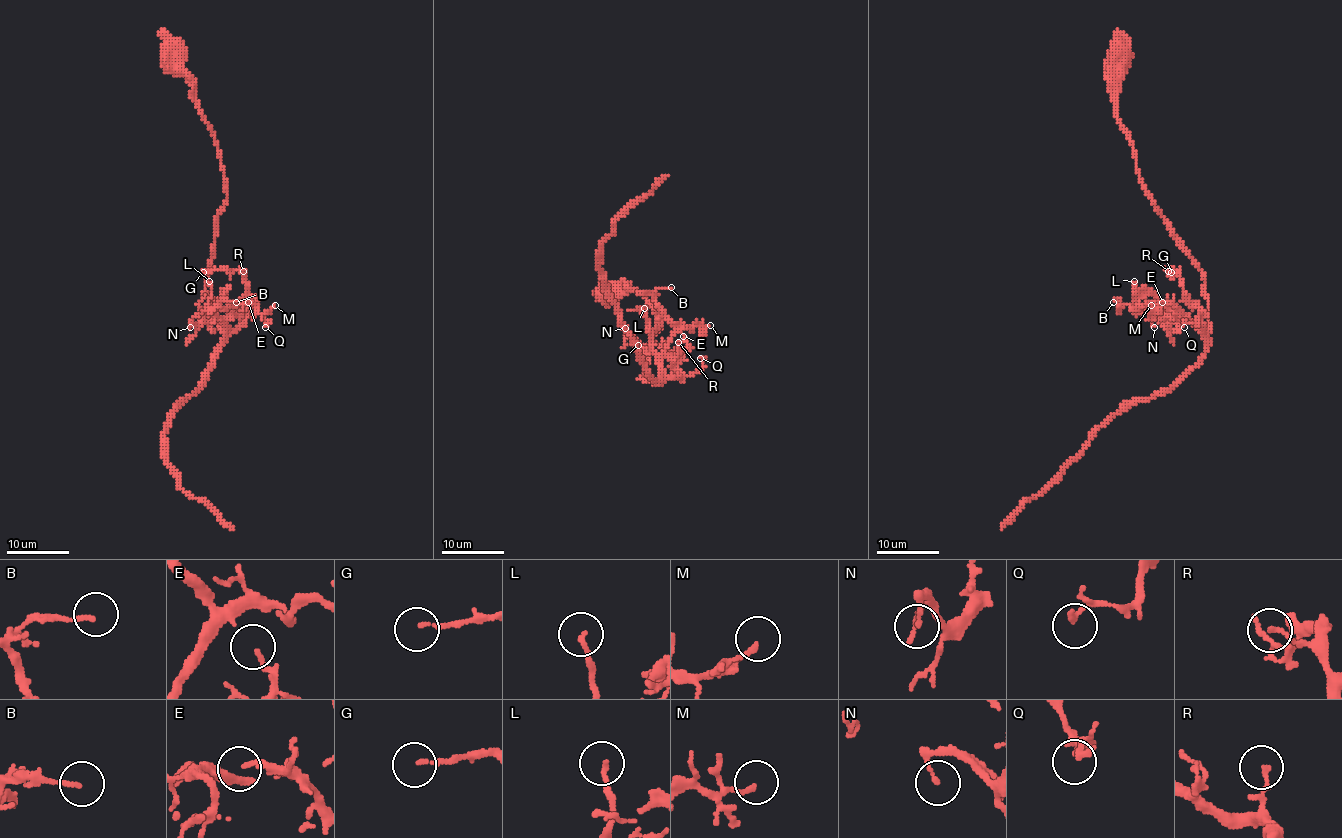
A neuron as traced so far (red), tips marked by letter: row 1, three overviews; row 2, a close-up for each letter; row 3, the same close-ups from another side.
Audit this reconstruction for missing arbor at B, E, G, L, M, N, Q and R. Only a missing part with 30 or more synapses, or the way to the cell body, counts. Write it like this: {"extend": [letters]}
{"extend": []}

